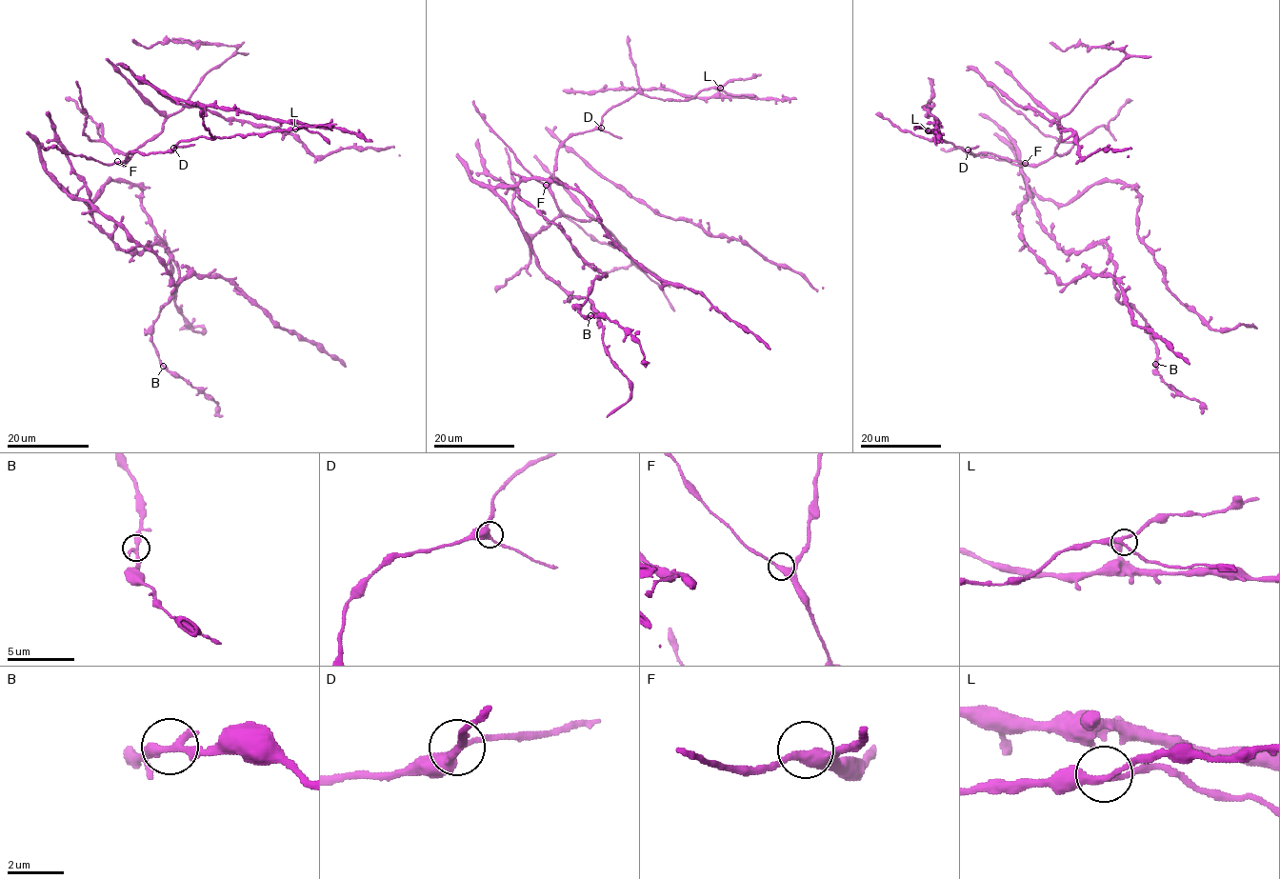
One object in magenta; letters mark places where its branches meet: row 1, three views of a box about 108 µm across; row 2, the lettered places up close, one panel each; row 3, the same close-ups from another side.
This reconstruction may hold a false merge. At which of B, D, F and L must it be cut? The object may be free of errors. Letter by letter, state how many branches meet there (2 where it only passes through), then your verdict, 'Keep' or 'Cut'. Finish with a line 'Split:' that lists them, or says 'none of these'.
B: Branches: 3. Keep
D: Branches: 3. Keep
F: Branches: 3. Keep
L: Branches: 3. Keep
Split: none of these

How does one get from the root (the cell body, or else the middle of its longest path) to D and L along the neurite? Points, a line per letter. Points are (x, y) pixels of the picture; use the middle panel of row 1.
D: (545, 185), (549, 185), (553, 176), (559, 146), (572, 135), (601, 128)
L: (545, 185), (553, 176), (557, 149), (567, 139), (593, 129), (609, 109), (637, 92), (686, 101), (720, 88)

